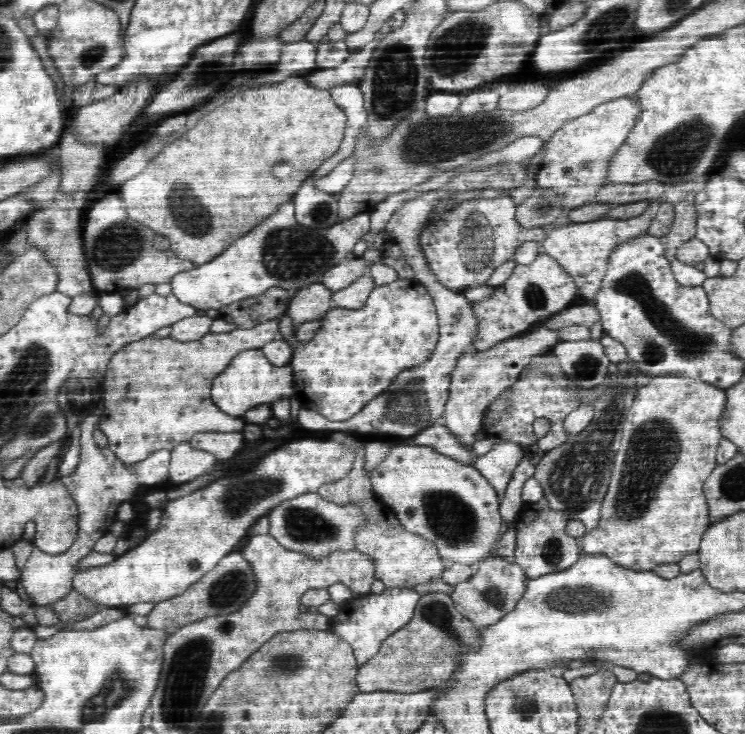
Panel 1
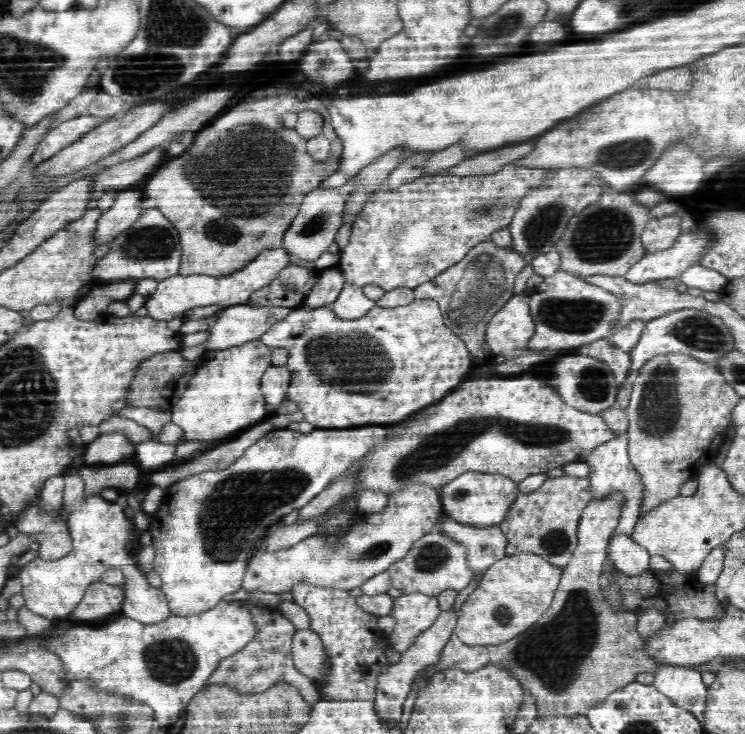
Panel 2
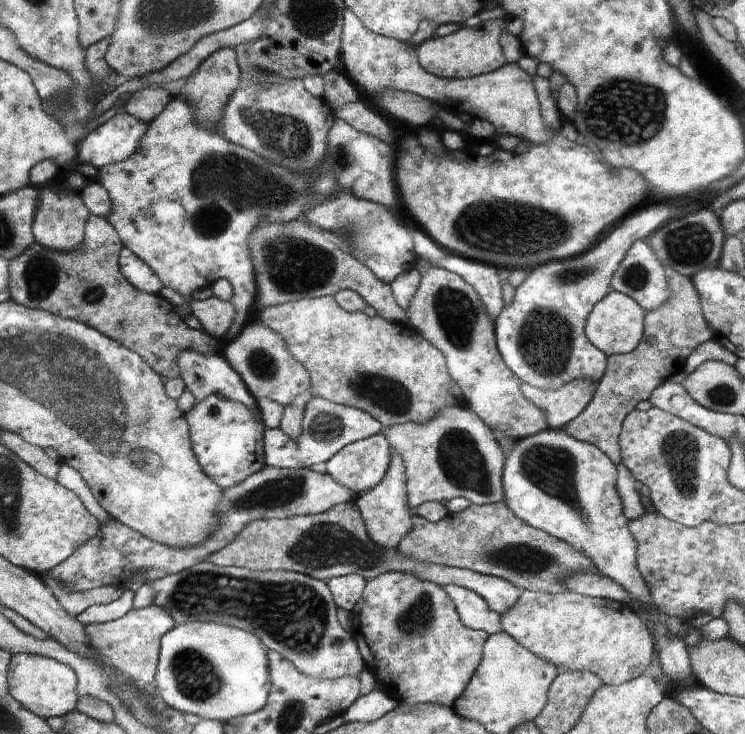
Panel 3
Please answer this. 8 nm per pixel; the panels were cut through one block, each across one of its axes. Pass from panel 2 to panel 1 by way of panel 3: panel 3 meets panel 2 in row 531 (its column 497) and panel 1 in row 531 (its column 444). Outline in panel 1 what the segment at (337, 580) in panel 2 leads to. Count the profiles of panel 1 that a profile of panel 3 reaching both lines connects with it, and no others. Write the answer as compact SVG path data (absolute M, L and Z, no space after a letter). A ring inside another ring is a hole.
M317 492L302 493L296 498L285 499L269 511L269 534L284 548L301 552L314 560L322 560L334 552L356 550L353 532L365 525L360 508L354 504L339 505L324 500Z

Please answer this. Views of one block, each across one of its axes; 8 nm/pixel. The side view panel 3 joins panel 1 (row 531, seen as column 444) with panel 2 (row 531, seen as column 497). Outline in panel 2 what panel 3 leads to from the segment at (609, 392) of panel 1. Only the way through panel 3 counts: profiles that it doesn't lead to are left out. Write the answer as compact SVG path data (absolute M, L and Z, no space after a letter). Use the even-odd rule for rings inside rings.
M627 433L616 434L608 442L596 445L592 452L584 458L584 461L590 467L590 475L587 476L587 480L588 489L591 491L593 499L602 500L602 498L611 497L612 494L621 494L623 496L619 520L610 537L616 537L616 534L631 536L636 522L640 518L639 508L641 498L643 497L643 482L641 482L641 478L636 473L636 469L632 467L629 459L628 441Z

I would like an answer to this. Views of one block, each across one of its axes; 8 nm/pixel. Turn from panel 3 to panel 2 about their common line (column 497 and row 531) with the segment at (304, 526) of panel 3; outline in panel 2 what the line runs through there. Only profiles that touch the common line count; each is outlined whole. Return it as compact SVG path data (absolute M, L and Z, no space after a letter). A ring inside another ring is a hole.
M612 494L602 500L593 499L583 510L582 518L577 528L577 547L568 563L563 568L559 585L553 596L553 601L544 611L538 622L527 628L522 634L508 639L497 645L472 645L460 640L456 633L452 633L449 641L443 646L436 666L428 666L420 672L422 680L420 690L424 689L432 678L448 670L472 673L476 670L496 665L506 670L506 673L516 678L523 688L529 688L536 699L538 714L562 713L566 715L584 715L608 696L630 682L637 681L642 672L654 674L660 668L668 665L667 662L657 662L649 658L640 646L644 646L644 639L636 629L636 614L632 611L616 612L607 605L602 591L602 574L607 558L608 542L619 520L619 512L623 505L621 494Z

